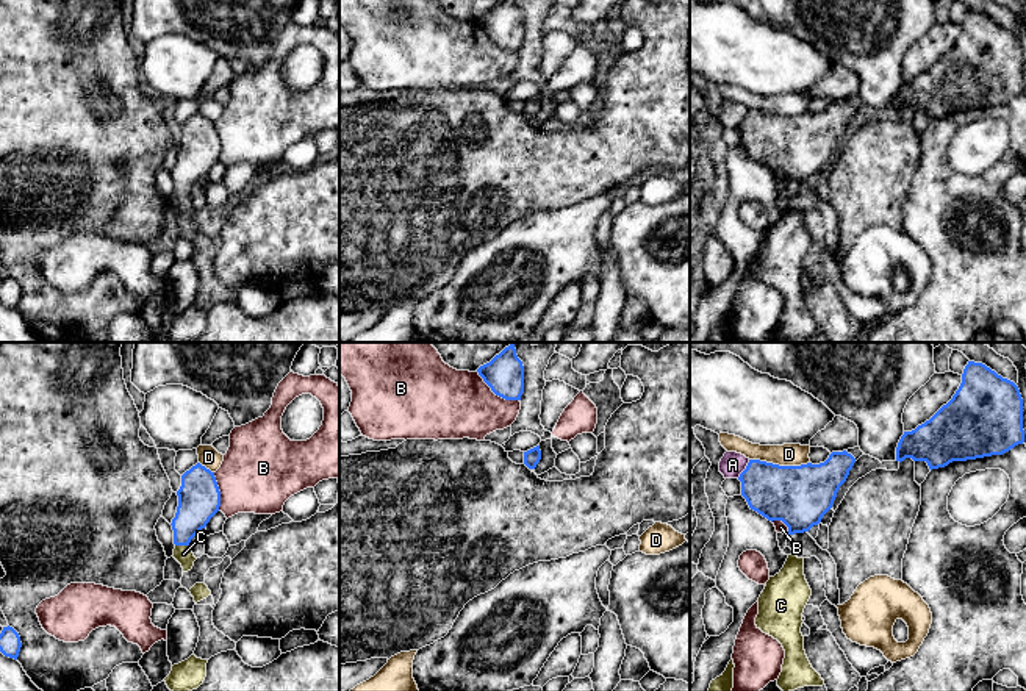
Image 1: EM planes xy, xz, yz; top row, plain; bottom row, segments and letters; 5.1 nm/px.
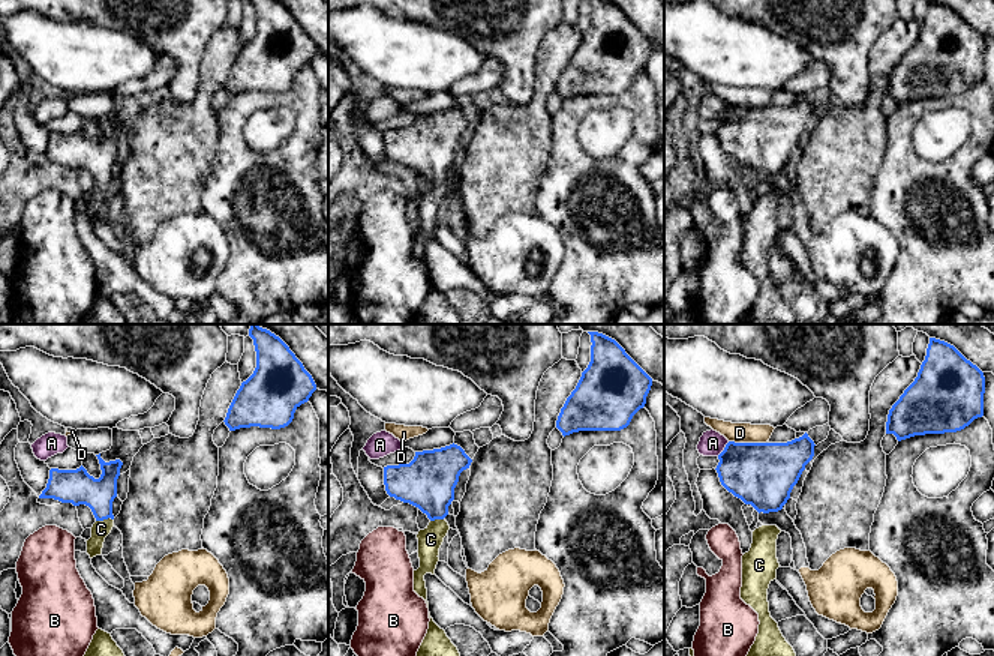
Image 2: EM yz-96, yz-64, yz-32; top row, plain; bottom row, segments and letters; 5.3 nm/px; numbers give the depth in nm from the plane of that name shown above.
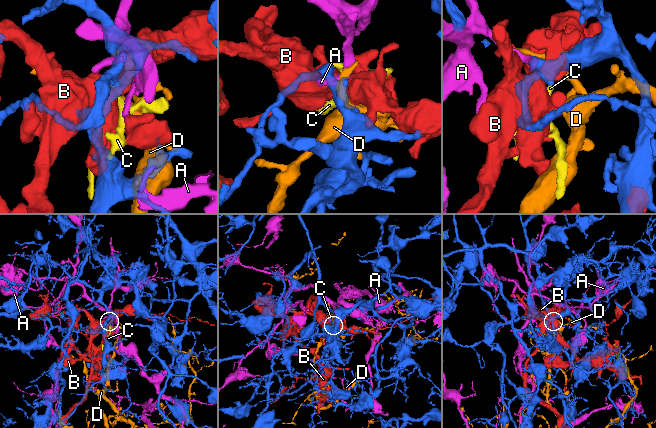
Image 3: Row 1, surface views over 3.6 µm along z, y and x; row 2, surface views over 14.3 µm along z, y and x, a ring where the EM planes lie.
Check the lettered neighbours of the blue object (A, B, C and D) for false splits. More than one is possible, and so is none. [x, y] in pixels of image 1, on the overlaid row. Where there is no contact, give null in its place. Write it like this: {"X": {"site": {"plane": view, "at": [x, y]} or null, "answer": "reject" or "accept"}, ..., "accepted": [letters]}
{"A": {"site": {"plane": "yz", "at": [745, 469]}, "answer": "reject"}, "B": {"site": {"plane": "xz", "at": [496, 394]}, "answer": "reject"}, "C": {"site": {"plane": "xy", "at": [182, 544]}, "answer": "accept"}, "D": {"site": {"plane": "yz", "at": [778, 465]}, "answer": "reject"}, "accepted": ["C"]}

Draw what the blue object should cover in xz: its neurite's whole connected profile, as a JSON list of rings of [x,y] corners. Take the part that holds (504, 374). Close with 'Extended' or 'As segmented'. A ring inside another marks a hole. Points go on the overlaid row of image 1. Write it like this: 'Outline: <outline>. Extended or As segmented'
Outline: [[[515,344],[505,347],[490,363],[477,369],[491,391],[505,400],[521,400],[524,392],[524,366]]]. As segmented

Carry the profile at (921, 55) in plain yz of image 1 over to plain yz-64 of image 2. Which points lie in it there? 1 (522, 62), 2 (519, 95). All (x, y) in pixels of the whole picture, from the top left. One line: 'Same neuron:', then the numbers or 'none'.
Same neuron: none

